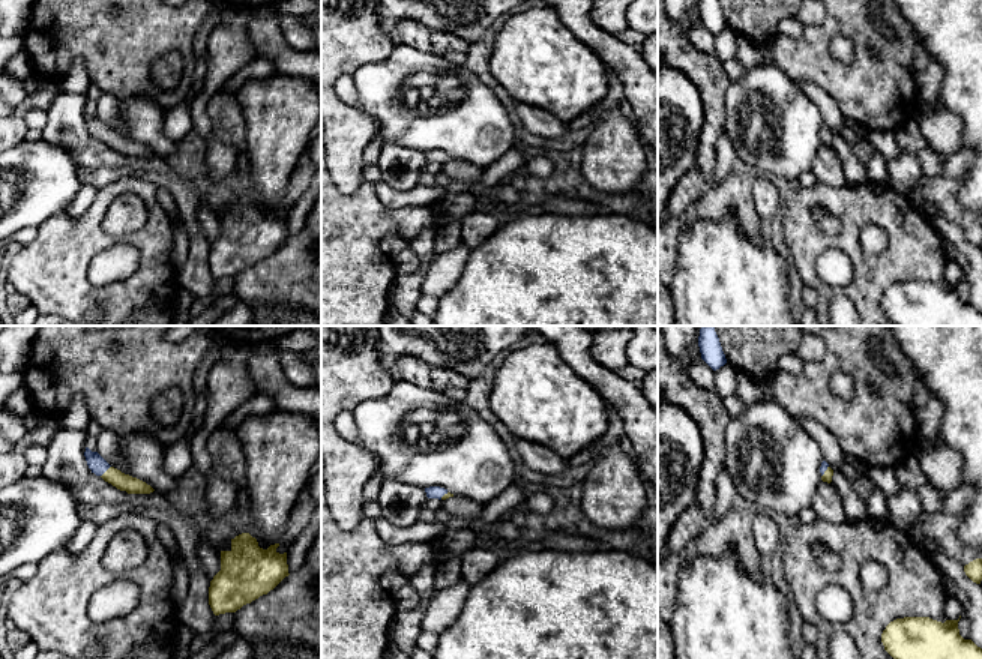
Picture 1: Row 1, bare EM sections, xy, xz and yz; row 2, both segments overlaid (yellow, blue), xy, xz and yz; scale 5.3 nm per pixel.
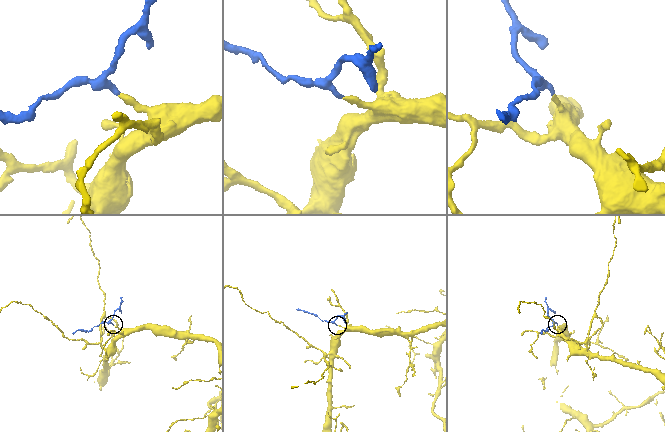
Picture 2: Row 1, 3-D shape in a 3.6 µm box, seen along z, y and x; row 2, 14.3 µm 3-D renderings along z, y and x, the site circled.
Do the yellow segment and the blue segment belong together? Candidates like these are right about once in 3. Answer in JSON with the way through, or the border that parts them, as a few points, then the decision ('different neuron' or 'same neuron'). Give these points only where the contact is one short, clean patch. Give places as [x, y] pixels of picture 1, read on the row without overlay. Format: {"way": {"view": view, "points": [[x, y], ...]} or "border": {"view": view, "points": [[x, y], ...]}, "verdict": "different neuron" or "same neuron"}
{"way": {"view": "xy", "points": [[123, 146], [105, 135], [98, 129]]}, "verdict": "same neuron"}

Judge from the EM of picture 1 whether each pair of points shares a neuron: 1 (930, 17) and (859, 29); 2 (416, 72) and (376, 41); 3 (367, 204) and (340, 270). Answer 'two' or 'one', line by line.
1: two
2: two
3: one

